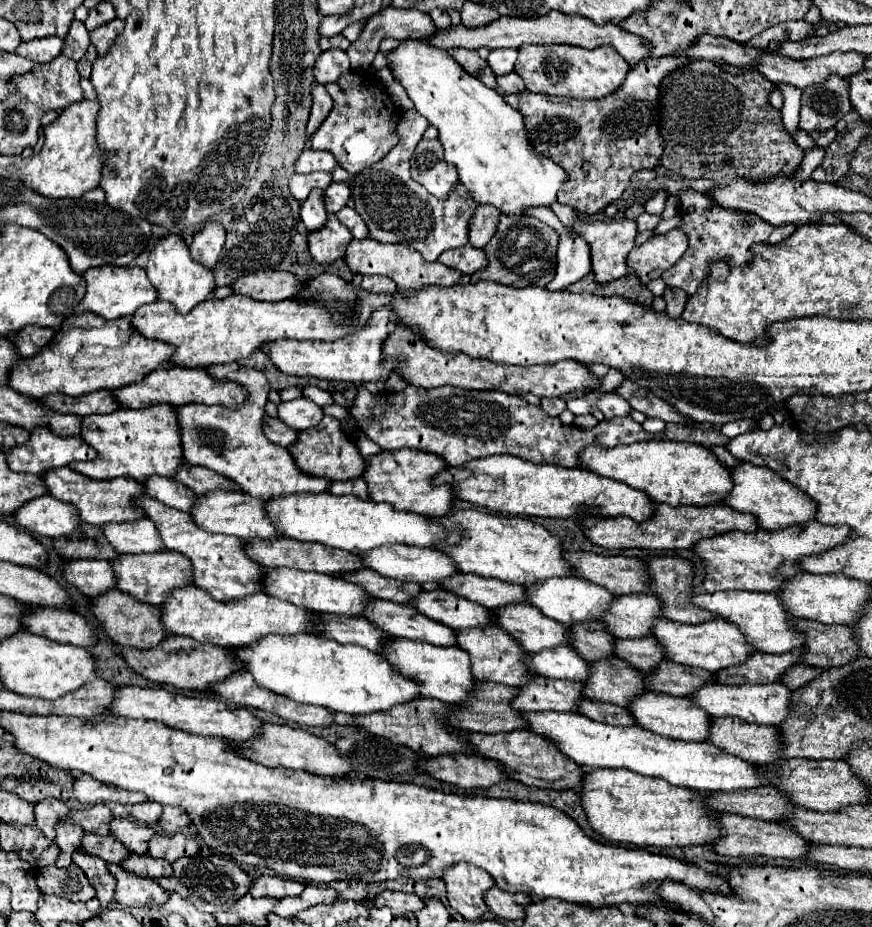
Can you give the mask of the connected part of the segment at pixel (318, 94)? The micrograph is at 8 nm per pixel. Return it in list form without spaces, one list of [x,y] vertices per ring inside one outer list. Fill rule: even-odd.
[[[314,83],[312,85],[312,111],[310,111],[310,121],[308,121],[308,127],[306,127],[306,135],[312,137],[318,127],[322,125],[322,121],[328,117],[330,109],[332,109],[332,97],[326,93],[324,85],[320,83]]]

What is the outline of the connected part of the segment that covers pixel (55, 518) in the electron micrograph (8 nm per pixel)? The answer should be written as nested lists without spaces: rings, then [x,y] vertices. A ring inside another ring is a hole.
[[[50,495],[28,501],[14,513],[14,517],[26,531],[52,539],[70,535],[82,525],[82,519],[76,515],[76,507],[70,503],[60,503],[60,499],[52,499]]]

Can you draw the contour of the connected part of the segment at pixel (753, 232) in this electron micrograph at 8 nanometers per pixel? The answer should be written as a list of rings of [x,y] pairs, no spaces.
[[[690,187],[680,191],[678,199],[680,199],[680,219],[682,219],[678,229],[688,235],[688,249],[676,265],[672,265],[668,271],[662,273],[662,279],[666,281],[668,287],[678,287],[686,295],[694,295],[700,287],[706,285],[710,275],[708,263],[724,261],[728,265],[742,267],[752,259],[750,247],[754,243],[780,243],[796,231],[792,223],[788,223],[788,227],[772,227],[770,223],[764,223],[764,219],[760,219],[758,215],[718,207],[706,195]]]

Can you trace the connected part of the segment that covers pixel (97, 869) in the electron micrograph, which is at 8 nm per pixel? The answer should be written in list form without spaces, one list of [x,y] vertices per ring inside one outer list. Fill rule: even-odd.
[[[76,851],[72,859],[86,873],[86,877],[90,879],[90,885],[96,889],[96,897],[98,897],[102,909],[110,907],[110,903],[114,903],[116,879],[112,879],[112,873],[108,871],[106,861],[96,859],[96,857],[92,857],[84,851]]]

